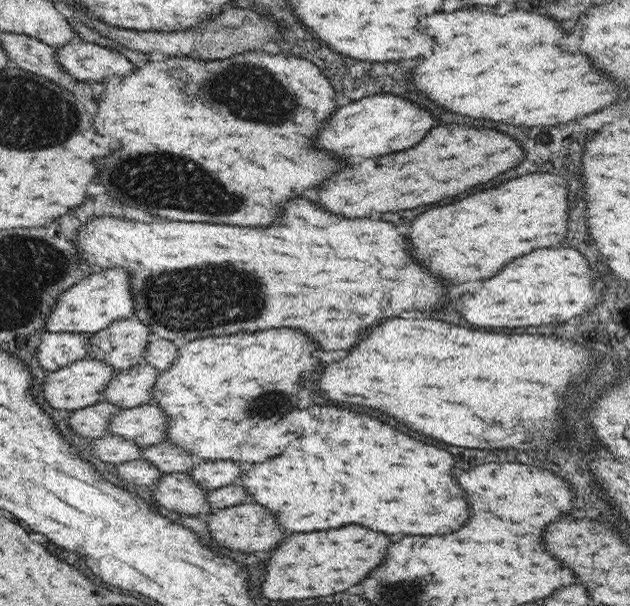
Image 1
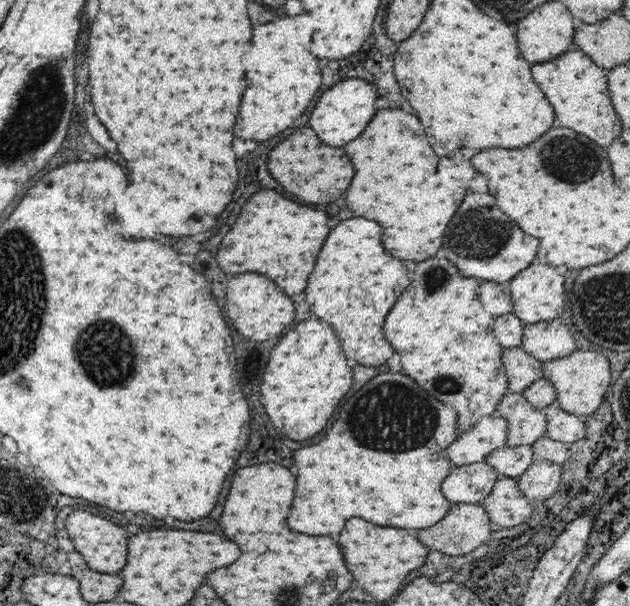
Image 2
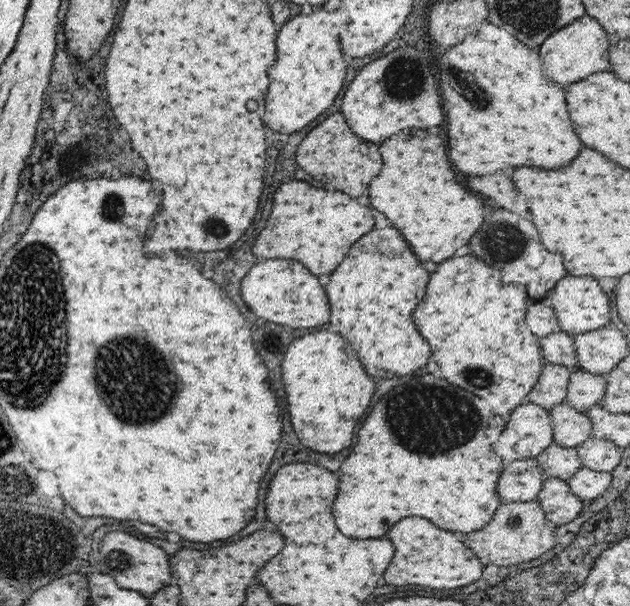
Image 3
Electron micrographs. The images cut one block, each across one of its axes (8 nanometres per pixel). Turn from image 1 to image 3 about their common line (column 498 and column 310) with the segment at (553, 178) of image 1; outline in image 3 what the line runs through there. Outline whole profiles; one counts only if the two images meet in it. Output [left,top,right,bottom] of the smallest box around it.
[252,182,374,276]

